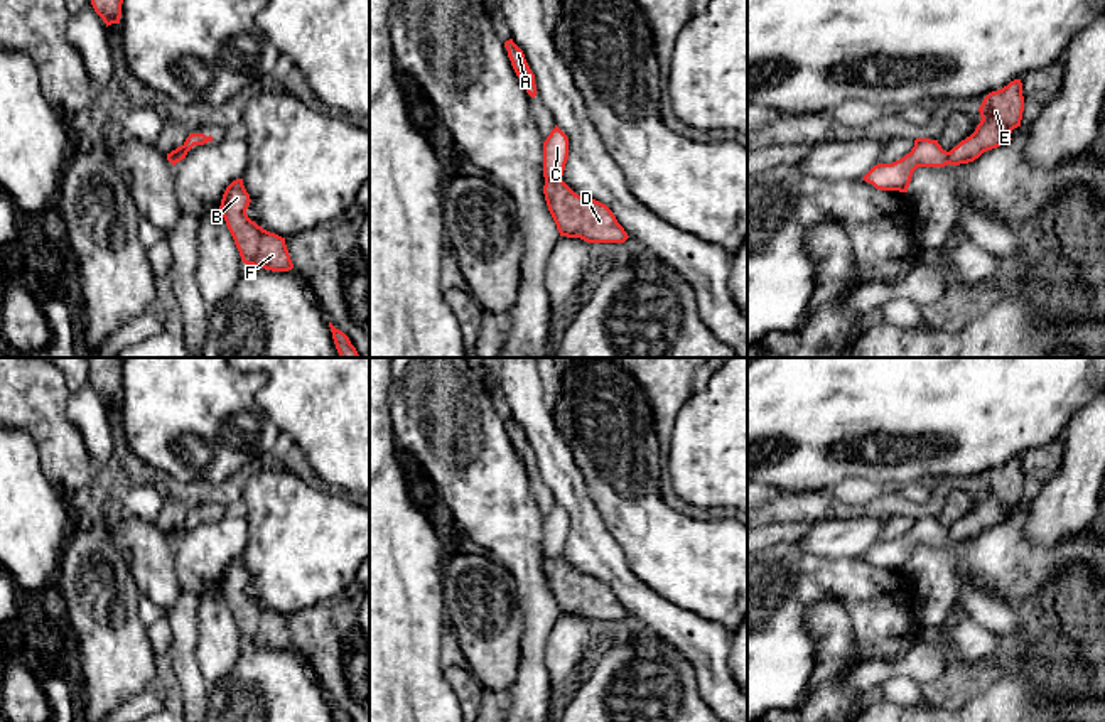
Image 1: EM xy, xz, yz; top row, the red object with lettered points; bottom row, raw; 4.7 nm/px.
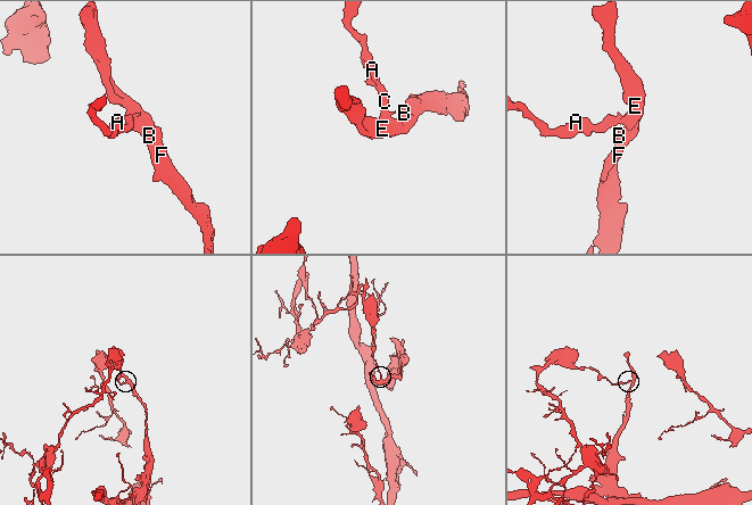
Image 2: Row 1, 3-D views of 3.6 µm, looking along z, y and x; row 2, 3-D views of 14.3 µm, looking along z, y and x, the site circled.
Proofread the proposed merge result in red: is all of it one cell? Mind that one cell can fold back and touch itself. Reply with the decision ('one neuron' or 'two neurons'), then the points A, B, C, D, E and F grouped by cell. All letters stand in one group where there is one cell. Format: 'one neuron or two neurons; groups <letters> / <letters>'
two neurons; groups A C / B D E F

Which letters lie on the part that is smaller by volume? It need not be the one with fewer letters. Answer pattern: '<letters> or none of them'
B, D, E, F

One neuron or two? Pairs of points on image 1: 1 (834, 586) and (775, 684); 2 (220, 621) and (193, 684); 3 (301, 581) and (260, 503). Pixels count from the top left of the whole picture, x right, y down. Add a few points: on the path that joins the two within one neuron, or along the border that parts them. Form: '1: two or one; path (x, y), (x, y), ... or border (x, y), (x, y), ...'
1: one; path (805, 599), (775, 630), (775, 655)
2: two; border (196, 630), (196, 663), (210, 687)
3: one; path (301, 560), (301, 540), (280, 520)

